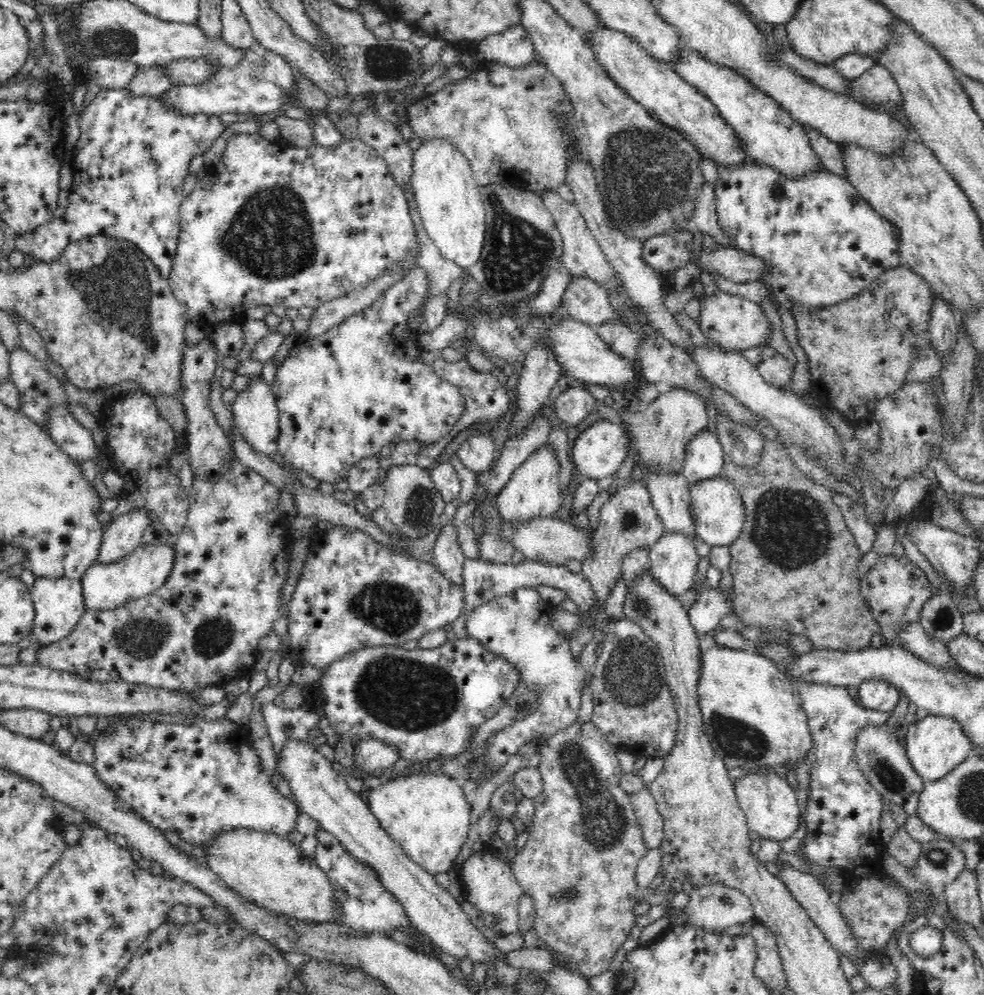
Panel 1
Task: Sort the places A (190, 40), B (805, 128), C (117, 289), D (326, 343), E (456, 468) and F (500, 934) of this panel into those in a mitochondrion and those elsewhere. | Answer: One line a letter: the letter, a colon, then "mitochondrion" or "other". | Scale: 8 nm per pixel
A: other
B: other
C: mitochondrion
D: other
E: other
F: other

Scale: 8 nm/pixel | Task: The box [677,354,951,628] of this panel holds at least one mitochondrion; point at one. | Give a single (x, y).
(790, 529)

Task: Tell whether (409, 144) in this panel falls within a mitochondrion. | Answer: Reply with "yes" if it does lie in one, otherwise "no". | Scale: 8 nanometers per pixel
no

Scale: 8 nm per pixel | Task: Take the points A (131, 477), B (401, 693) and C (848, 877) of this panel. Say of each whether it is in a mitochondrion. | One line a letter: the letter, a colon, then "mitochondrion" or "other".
A: other
B: mitochondrion
C: other

